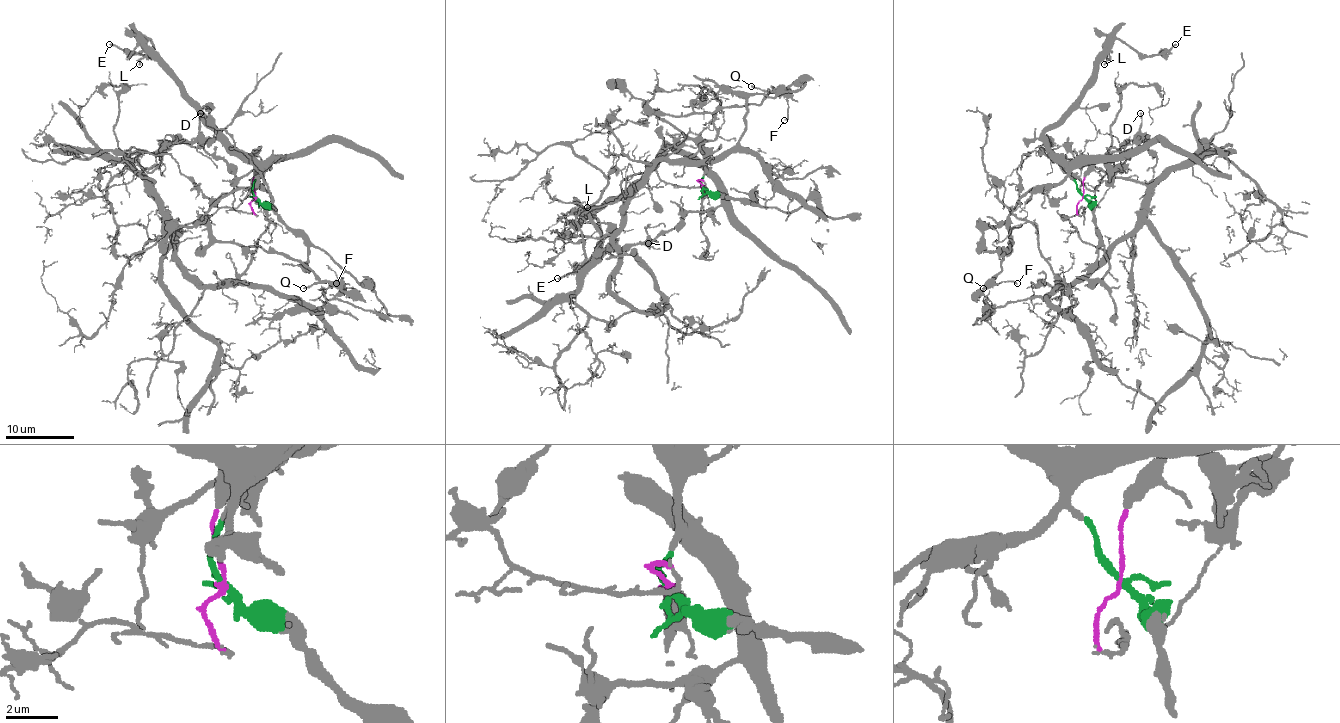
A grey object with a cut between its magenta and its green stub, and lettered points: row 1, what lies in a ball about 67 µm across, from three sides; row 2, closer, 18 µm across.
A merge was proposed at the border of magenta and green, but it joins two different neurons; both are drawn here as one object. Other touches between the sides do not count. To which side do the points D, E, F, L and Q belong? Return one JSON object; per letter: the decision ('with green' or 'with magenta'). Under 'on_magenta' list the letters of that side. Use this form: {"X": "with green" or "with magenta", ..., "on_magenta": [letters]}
{"D": "with green", "E": "with green", "F": "with green", "L": "with green", "Q": "with green", "on_magenta": []}

